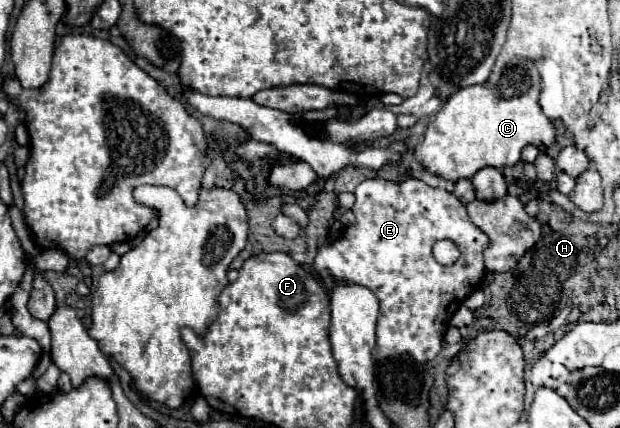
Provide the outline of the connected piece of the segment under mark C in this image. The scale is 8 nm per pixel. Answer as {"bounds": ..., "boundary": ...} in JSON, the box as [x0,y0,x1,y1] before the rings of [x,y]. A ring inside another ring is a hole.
{"bounds":[415,56,557,182],"boundary":[[[517,56],[505,68],[495,68],[487,82],[455,92],[437,112],[433,124],[425,130],[423,144],[415,150],[415,158],[427,168],[427,172],[455,182],[459,178],[471,178],[487,166],[515,166],[517,162],[521,162],[521,150],[529,144],[537,148],[553,146],[557,142],[557,126],[549,116],[543,114],[539,106],[541,76],[537,72],[537,62],[539,60],[521,60],[521,56]]]}

